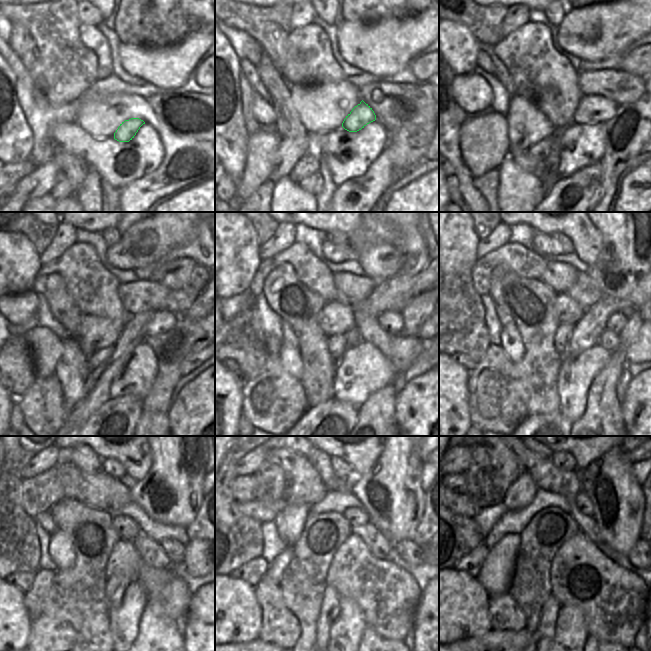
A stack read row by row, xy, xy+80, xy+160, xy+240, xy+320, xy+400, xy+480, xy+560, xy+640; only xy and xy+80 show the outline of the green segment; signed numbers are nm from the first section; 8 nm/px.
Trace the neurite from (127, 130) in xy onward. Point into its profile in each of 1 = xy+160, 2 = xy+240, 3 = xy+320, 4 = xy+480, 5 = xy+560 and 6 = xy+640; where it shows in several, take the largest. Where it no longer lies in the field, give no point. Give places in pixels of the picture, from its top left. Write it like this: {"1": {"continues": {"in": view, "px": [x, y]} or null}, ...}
{"1": {"continues": {"in": "xy+160", "px": [592, 109]}}, "2": {"continues": {"in": "xy+240", "px": [162, 321]}}, "3": {"continues": {"in": "xy+320", "px": [391, 322]}}, "4": {"continues": {"in": "xy+480", "px": [175, 550]}}, "5": {"continues": {"in": "xy+560", "px": [409, 551]}}, "6": {"continues": {"in": "xy+640", "px": [640, 556]}}}

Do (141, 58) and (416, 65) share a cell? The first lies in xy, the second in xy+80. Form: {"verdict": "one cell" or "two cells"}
{"verdict": "two cells"}

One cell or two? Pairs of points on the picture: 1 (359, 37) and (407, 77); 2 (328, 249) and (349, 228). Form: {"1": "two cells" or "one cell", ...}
{"1": "two cells", "2": "two cells"}

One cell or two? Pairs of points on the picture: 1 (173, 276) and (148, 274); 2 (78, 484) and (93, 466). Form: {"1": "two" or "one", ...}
{"1": "one", "2": "two"}

